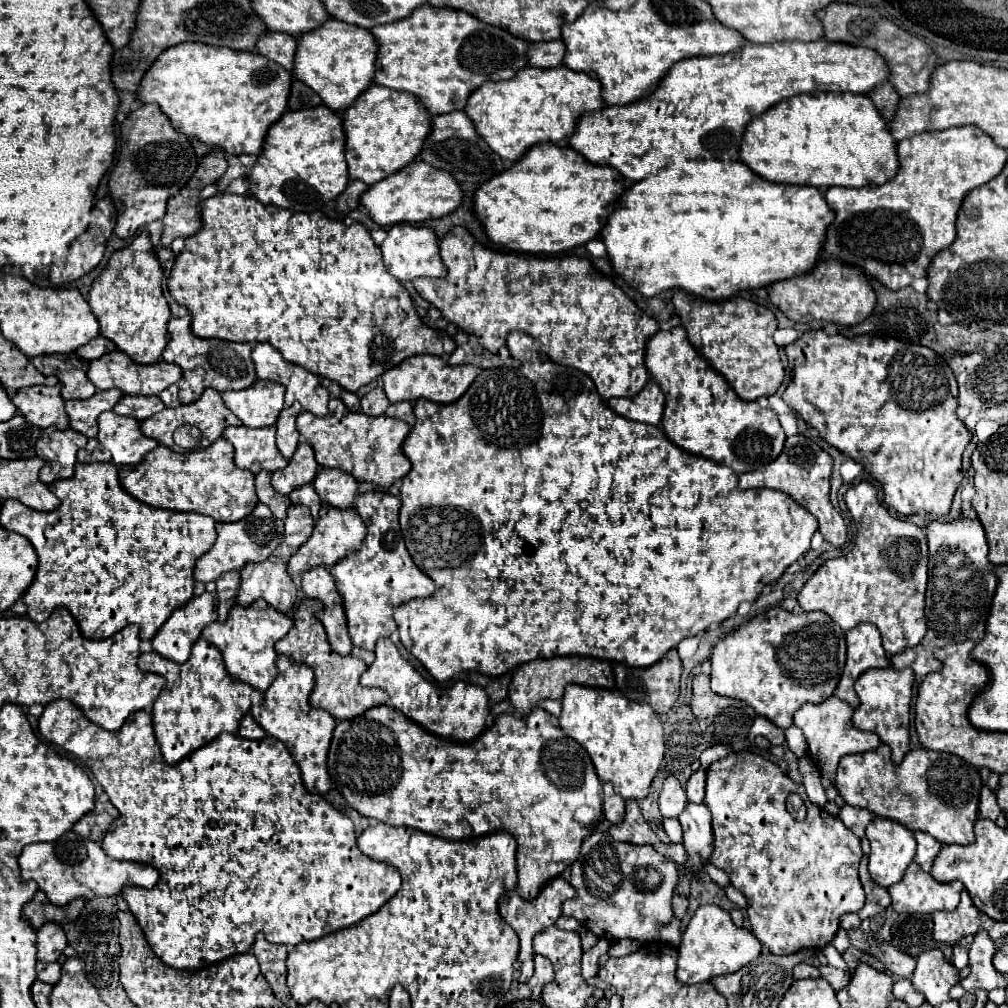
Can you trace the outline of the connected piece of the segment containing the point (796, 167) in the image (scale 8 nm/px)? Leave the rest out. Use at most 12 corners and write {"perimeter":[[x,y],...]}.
{"perimeter":[[803,93],[745,127],[773,183],[883,185],[899,161],[867,95]]}

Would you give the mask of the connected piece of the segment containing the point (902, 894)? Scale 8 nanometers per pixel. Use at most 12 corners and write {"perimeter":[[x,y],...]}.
{"perimeter":[[911,863],[889,887],[897,913],[951,911],[959,881],[937,883]]}

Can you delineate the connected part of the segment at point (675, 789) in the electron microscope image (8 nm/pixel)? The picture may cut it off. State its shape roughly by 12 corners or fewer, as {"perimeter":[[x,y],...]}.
{"perimeter":[[671,775],[663,783],[659,809],[663,817],[679,817],[687,797]]}

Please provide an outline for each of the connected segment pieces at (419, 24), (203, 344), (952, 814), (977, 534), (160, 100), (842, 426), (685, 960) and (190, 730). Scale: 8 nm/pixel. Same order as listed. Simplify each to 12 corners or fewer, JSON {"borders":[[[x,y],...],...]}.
{"borders":[[[421,5],[377,25],[373,83],[431,115],[527,67],[527,41]],[[171,319],[163,359],[183,369],[179,399],[257,381],[251,343],[195,337]],[[881,743],[839,761],[843,801],[941,843],[975,841],[979,769]],[[979,519],[927,525],[927,635],[933,649],[985,635],[997,587]],[[183,41],[143,75],[187,137],[257,155],[291,73]],[[807,331],[783,401],[899,515],[947,515],[971,441],[923,345]],[[701,905],[677,947],[687,985],[739,971],[761,941]],[[205,639],[181,665],[137,665],[167,679],[153,729],[169,765],[237,733],[261,691],[227,673]]]}

